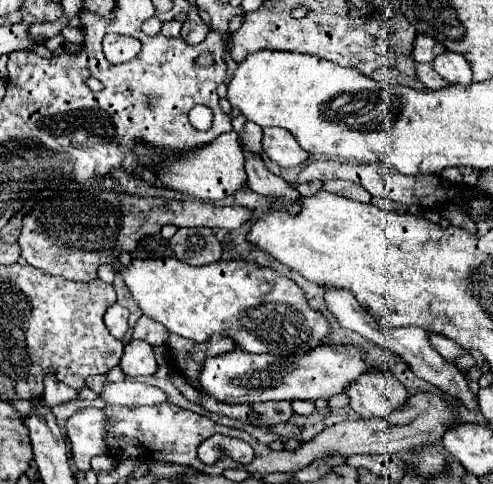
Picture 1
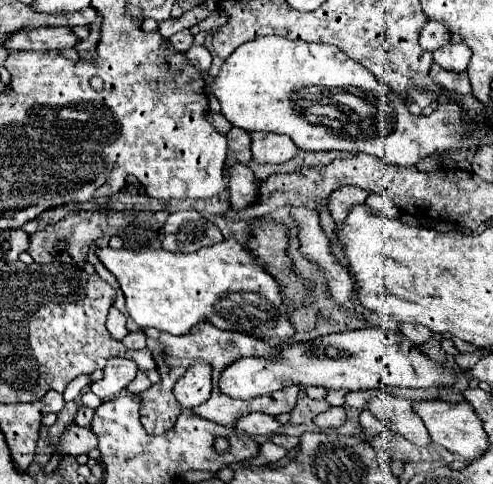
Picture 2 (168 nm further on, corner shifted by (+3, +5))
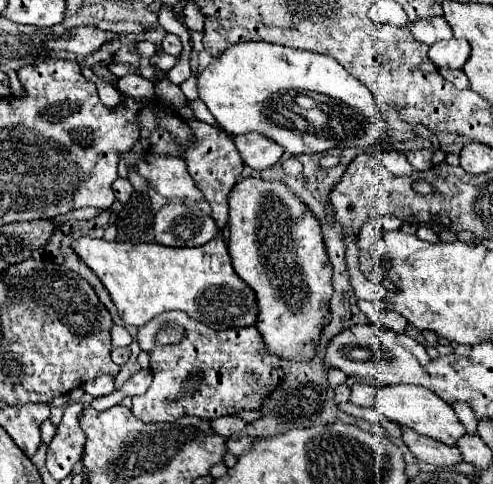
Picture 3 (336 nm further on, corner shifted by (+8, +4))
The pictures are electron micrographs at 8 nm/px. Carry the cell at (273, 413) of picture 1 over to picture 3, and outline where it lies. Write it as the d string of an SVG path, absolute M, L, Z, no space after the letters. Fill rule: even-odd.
M178 310L168 314L158 314L152 322L138 328L138 342L142 350L150 350L152 364L150 370L154 374L154 382L144 396L132 398L132 412L142 422L174 422L182 416L200 416L206 420L214 420L216 416L234 414L240 410L258 410L262 400L280 384L284 372L280 368L280 360L266 352L264 340L254 326L246 328L230 328L224 332L216 332ZM176 322L186 328L186 338L174 346L156 346L154 336L162 328L162 324ZM192 374L202 374L202 382L190 392L182 392L174 398L174 382L186 382Z

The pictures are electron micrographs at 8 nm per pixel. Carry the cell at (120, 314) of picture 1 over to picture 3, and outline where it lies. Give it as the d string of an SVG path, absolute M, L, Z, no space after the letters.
M114 326L112 328L112 346L130 346L132 344L132 336L128 334L128 330L124 326Z

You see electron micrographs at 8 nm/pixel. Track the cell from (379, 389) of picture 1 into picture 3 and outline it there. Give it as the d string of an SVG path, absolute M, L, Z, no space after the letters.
M402 428L402 440L408 446L408 450L422 462L428 462L428 464L434 464L440 468L450 468L450 466L462 462L462 454L456 446L450 448L428 436L420 436L410 428Z

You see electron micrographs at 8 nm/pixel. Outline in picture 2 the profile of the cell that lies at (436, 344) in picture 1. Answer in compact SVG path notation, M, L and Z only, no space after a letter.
M403 323L401 333L405 337L409 337L415 345L423 345L427 339L431 339L431 331L425 329L423 325L407 325L407 323Z

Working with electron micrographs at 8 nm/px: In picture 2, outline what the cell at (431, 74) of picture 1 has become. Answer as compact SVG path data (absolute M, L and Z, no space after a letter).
M433 63L429 69L429 75L431 75L433 83L437 83L439 87L443 87L447 91L455 91L457 95L469 95L471 93L467 73L451 73L451 71L441 69L437 63Z

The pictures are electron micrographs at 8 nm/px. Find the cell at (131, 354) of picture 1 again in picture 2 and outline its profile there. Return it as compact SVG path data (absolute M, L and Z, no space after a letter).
M113 357L105 367L105 377L101 381L91 383L91 391L101 399L113 399L119 391L123 391L137 375L139 367L133 359Z

